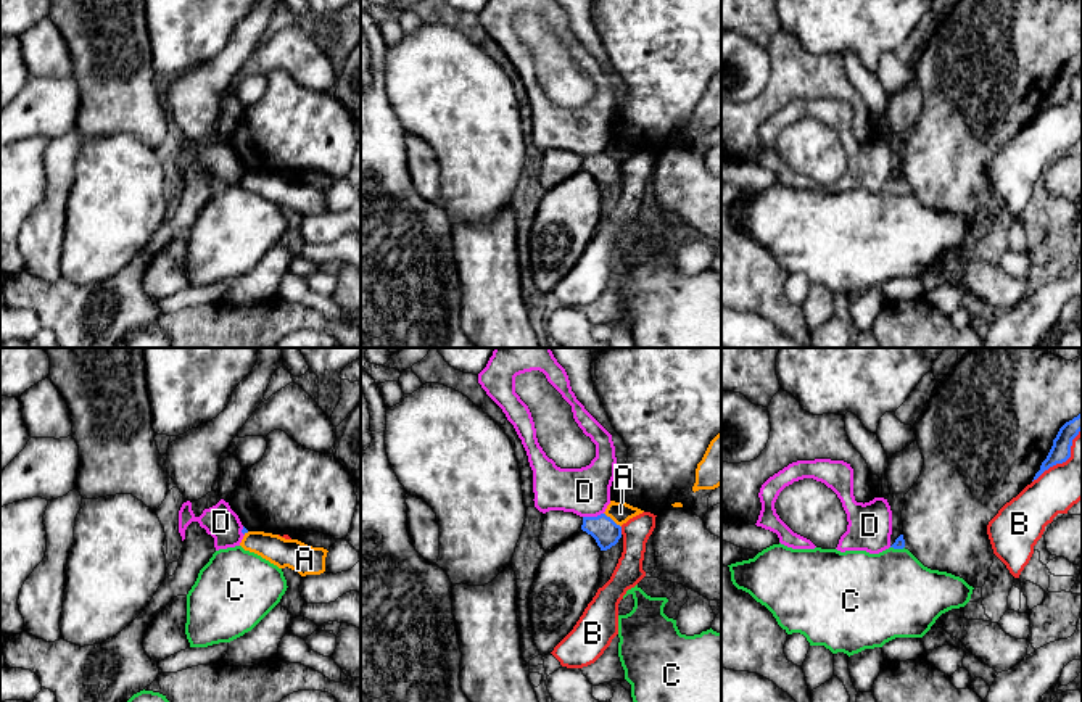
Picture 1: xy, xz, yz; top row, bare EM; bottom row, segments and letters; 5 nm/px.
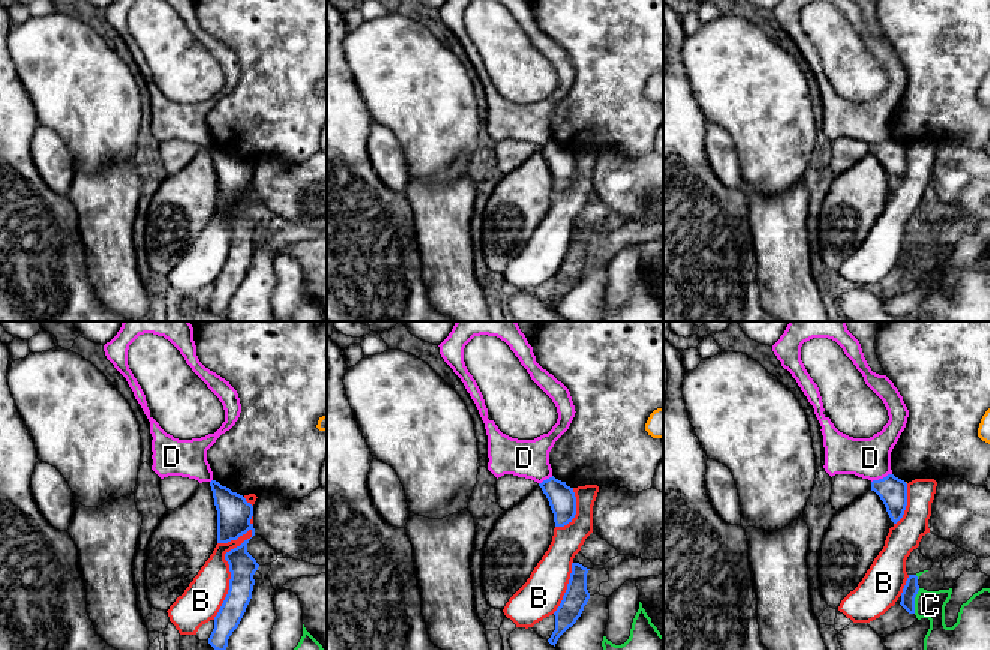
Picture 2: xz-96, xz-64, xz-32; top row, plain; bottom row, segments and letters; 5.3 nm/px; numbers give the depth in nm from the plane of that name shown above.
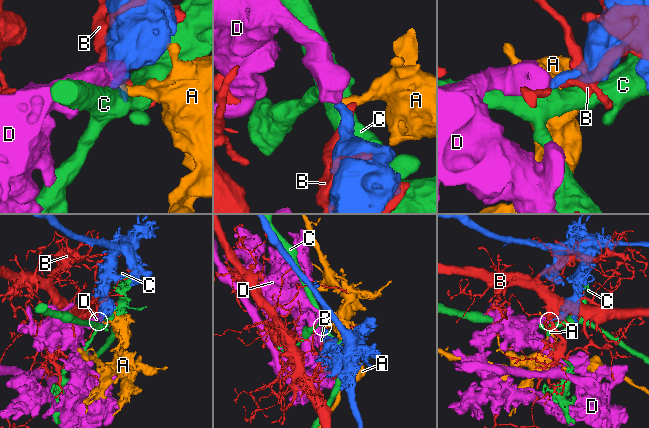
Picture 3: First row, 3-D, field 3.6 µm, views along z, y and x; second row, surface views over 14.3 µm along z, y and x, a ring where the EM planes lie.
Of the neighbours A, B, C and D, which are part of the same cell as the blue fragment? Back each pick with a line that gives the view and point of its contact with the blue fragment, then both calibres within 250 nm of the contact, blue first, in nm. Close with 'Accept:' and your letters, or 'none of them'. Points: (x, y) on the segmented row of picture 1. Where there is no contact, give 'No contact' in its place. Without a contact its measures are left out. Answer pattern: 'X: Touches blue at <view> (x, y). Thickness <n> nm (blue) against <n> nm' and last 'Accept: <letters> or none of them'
Accept: none of them

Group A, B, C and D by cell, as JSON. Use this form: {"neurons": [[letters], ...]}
{"neurons": [["A"], ["B"], ["C"], ["D"]]}

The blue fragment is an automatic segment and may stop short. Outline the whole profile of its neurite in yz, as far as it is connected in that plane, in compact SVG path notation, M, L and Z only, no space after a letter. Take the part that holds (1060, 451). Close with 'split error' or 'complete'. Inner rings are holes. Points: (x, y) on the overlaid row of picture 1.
M1082 412L1059 428L1056 438L1053 440L1053 446L1047 459L1042 462L1040 470L1035 473L1034 480L1037 480L1050 467L1063 464L1071 457L1072 440L1079 435L1080 430Z; complete

